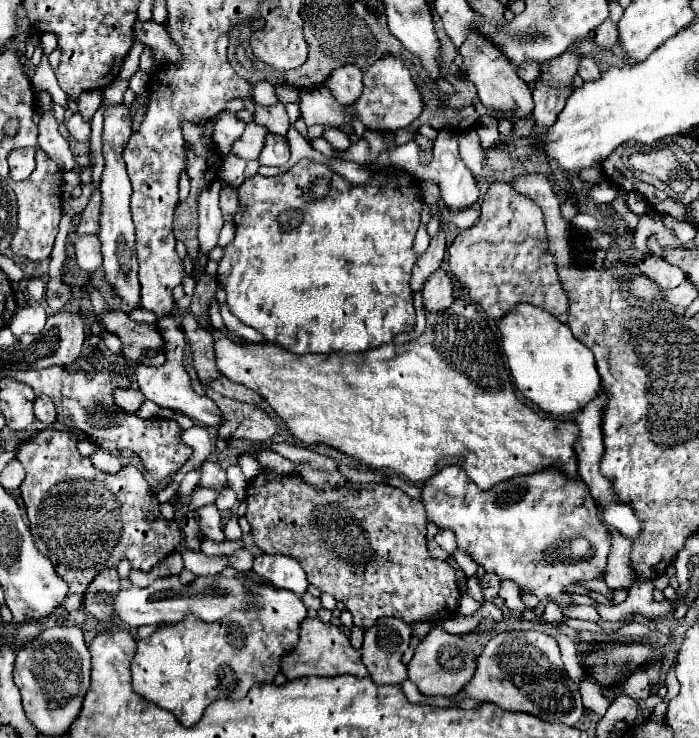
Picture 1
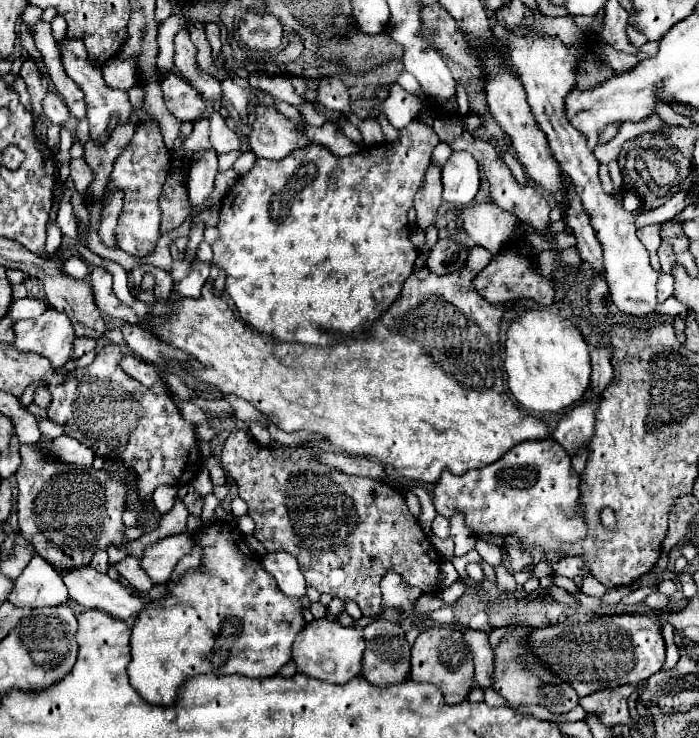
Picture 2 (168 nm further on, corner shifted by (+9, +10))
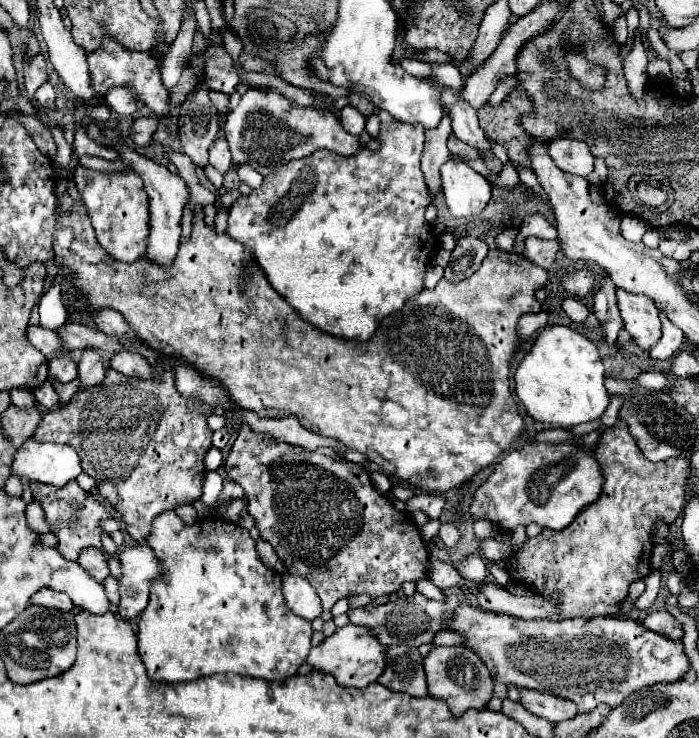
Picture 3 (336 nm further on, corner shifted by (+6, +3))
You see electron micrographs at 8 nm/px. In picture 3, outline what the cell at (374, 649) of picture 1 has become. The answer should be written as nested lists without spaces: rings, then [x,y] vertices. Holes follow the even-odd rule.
[[[390,646],[388,664],[384,676],[378,682],[394,692],[406,692],[410,696],[428,696],[426,676],[422,668],[422,656],[412,646]]]

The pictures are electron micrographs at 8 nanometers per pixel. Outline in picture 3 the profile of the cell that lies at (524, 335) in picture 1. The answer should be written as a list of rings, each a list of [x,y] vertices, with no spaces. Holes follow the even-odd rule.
[[[568,326],[544,328],[540,332],[540,336],[536,338],[534,346],[530,348],[530,352],[520,362],[514,380],[516,380],[516,396],[522,400],[526,412],[534,420],[544,422],[544,424],[552,424],[558,428],[568,428],[568,426],[596,420],[604,414],[604,410],[610,402],[610,396],[604,388],[604,362],[598,354],[594,342],[590,342],[586,336],[582,336],[580,332],[576,332]]]

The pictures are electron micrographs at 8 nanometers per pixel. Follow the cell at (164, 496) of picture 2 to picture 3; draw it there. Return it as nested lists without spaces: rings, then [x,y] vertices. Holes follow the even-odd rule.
[[[170,510],[154,518],[146,544],[152,548],[164,570],[152,582],[150,602],[138,622],[138,650],[152,680],[190,682],[218,672],[284,680],[294,676],[306,662],[312,648],[312,626],[286,606],[282,576],[260,560],[246,528],[220,518],[186,526],[176,512]]]

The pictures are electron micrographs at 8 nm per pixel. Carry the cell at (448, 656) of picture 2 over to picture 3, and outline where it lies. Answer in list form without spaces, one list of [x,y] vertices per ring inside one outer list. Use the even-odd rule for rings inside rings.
[[[464,646],[432,648],[432,652],[424,658],[424,670],[426,670],[430,696],[448,702],[448,708],[454,716],[462,716],[468,708],[484,710],[492,698],[494,682],[490,680],[490,672],[486,672],[482,660]]]

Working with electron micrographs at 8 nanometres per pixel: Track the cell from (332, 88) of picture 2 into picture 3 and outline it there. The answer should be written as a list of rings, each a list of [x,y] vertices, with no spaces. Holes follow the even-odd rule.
[[[344,106],[340,110],[340,122],[342,122],[342,126],[344,126],[346,132],[356,134],[356,136],[362,134],[362,130],[366,126],[366,118],[354,106]]]

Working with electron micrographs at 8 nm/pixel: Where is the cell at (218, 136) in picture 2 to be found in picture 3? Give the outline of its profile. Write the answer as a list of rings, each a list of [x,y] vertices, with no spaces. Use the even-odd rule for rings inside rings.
[[[224,138],[216,140],[216,142],[210,146],[208,152],[210,152],[210,164],[212,164],[220,174],[224,174],[224,172],[230,168],[230,162],[232,162],[232,158],[230,158],[230,148],[228,148],[226,140],[224,140]]]

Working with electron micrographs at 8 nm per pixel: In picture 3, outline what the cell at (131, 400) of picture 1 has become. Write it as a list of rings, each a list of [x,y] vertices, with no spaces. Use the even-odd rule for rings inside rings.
[[[244,410],[244,412],[240,412],[240,420],[254,426],[256,432],[270,432],[270,436],[274,436],[276,440],[286,440],[288,444],[306,446],[306,448],[326,446],[334,452],[340,452],[344,448],[344,444],[340,444],[338,440],[324,438],[324,436],[318,436],[318,434],[302,428],[298,424],[298,420],[294,420],[294,418],[258,418],[256,412]]]

